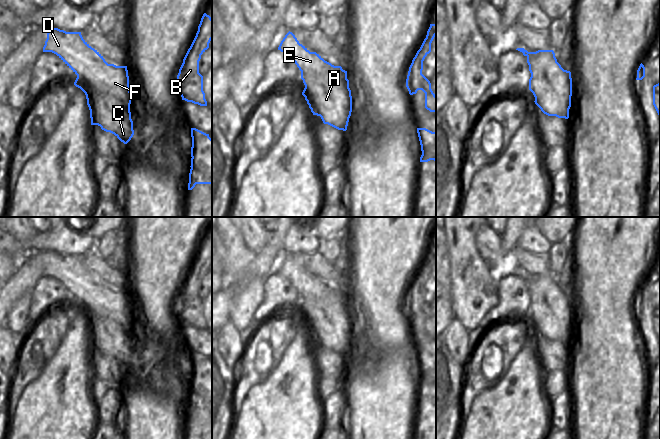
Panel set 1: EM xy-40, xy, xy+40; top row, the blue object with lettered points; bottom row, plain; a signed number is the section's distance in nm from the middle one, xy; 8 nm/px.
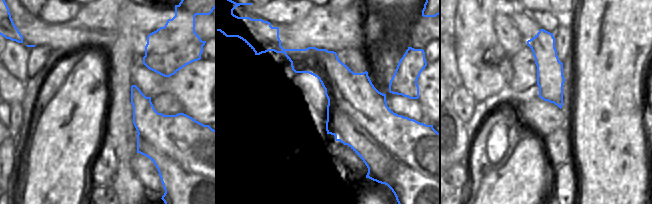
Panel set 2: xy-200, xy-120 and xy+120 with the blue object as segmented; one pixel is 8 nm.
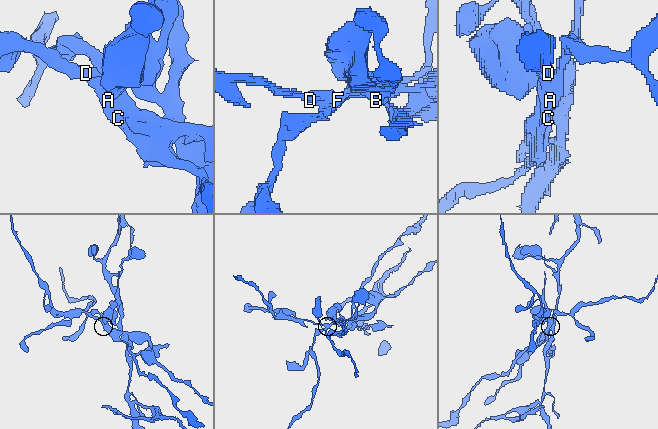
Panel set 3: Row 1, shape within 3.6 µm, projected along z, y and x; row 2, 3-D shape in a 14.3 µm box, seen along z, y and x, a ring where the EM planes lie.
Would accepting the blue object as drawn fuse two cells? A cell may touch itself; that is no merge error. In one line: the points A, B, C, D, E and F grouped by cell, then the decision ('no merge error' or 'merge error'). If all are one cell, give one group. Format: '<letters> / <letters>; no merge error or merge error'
A C / B D E F; merge error

